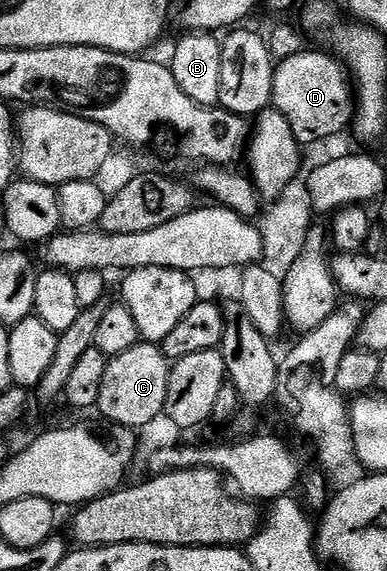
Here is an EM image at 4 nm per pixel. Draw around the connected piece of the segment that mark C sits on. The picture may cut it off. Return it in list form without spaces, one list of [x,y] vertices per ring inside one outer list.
[[[141,343],[130,347],[130,351],[122,351],[122,355],[109,360],[106,375],[102,375],[102,391],[96,400],[98,410],[116,425],[140,429],[164,413],[171,374],[172,365],[159,344]]]

